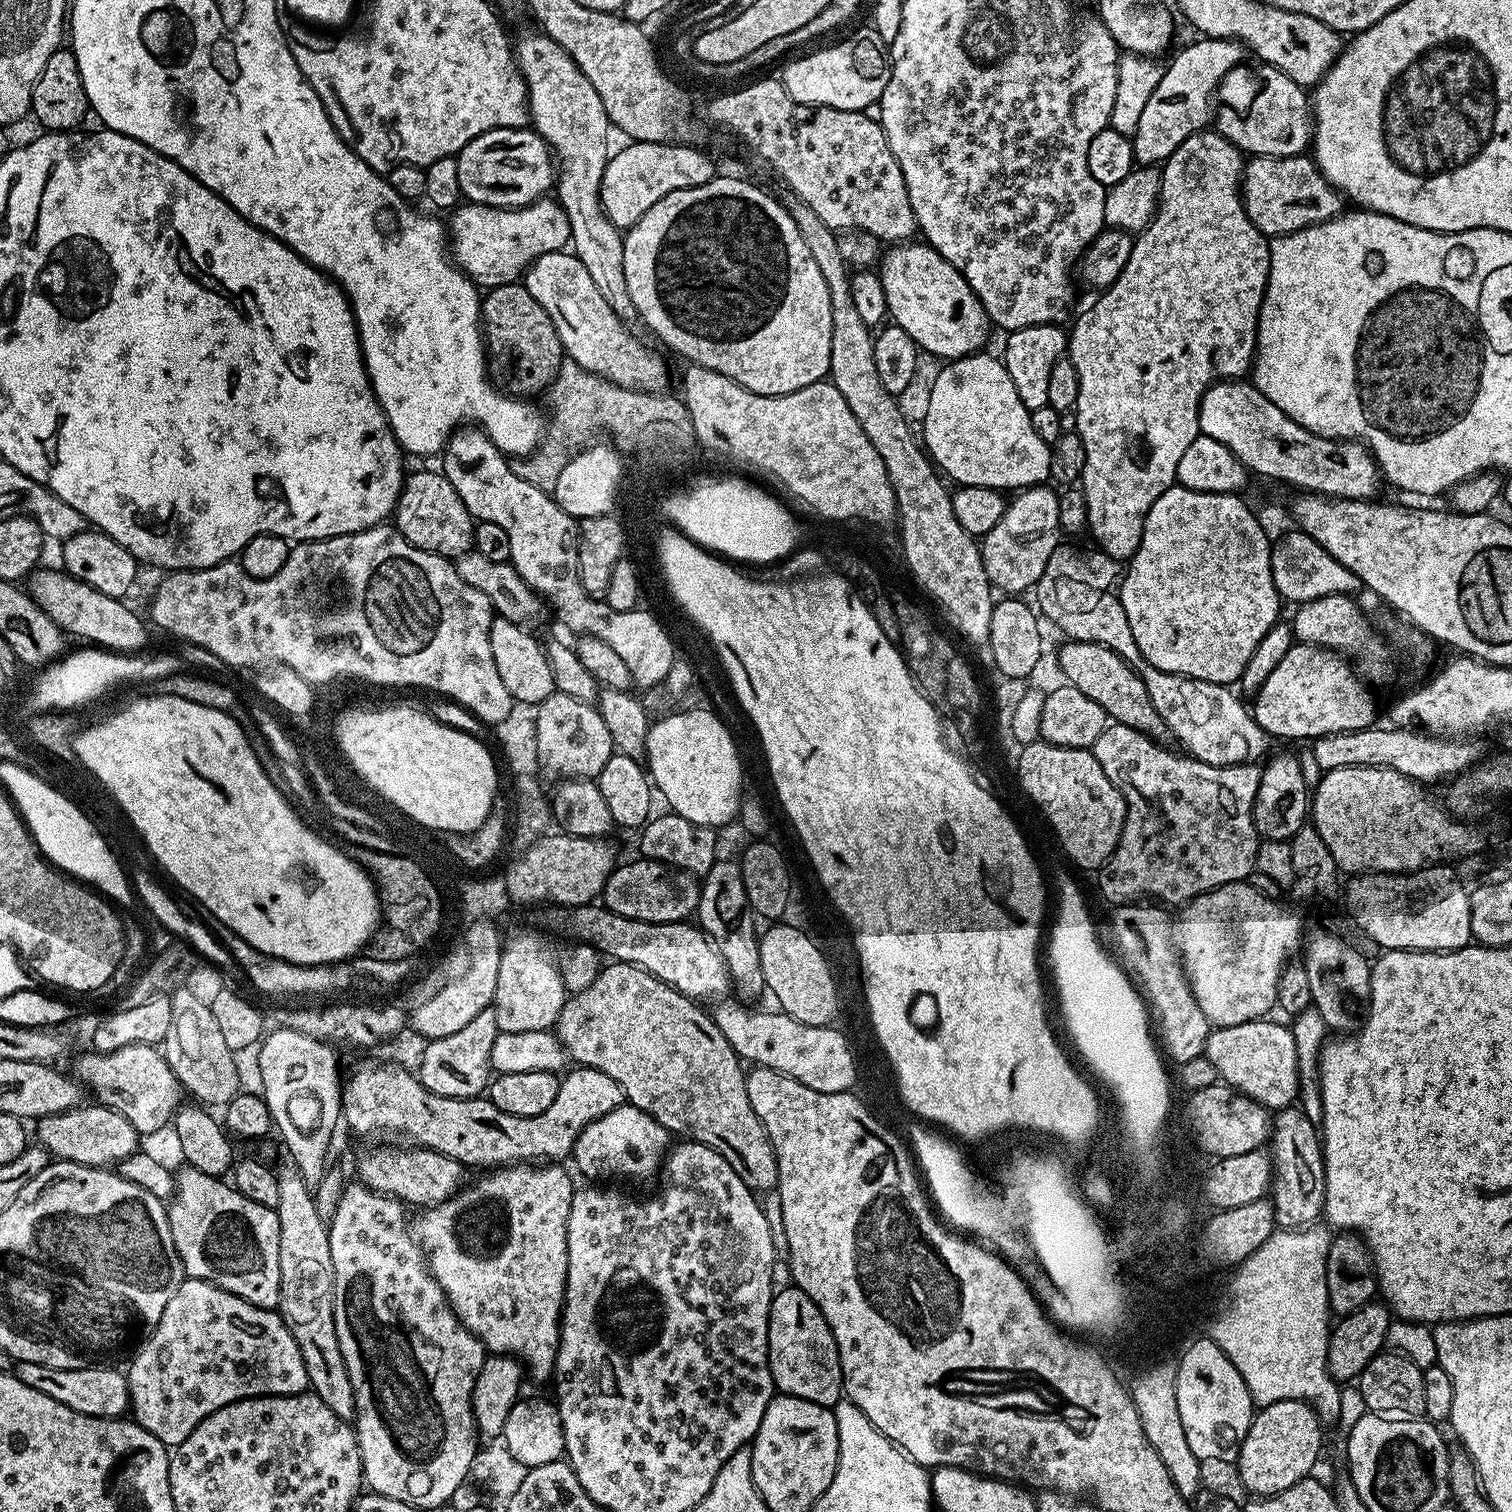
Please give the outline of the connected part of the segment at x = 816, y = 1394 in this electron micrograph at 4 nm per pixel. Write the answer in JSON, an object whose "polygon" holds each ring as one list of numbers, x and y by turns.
{"polygon":[[791,1286,772,1297,768,1319,768,1365,777,1393,806,1398,806,1402,814,1402,824,1408,832,1408,842,1399,844,1375,840,1369,840,1355,834,1342,834,1334,826,1318,822,1318,822,1310,814,1306,812,1299,801,1288]]}

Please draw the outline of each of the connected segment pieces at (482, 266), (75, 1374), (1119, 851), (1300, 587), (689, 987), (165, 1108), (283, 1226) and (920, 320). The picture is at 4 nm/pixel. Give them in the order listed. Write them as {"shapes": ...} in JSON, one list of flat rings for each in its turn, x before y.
{"shapes":[[[541,198,521,208,491,208,468,202,451,216,451,259,473,284,484,290,517,283,539,256,567,249,572,239,570,222,552,198]],[[19,1362,15,1365,14,1374,22,1382,26,1382,26,1386,46,1394,46,1398,54,1398,54,1402,62,1402,62,1406,87,1416,120,1418,130,1408,128,1377,116,1366,54,1370,50,1366,38,1366,38,1362]],[[1115,722,1109,723,1108,727,1098,734,1098,738,1092,743,1091,751,1094,758,1098,758,1098,766,1102,766,1102,771,1106,773,1106,778,1114,782,1116,789,1122,794,1126,802,1126,818,1124,819,1124,829,1120,835,1118,846,1112,852,1104,867,1099,869,1100,892,1106,899,1112,903,1112,906,1119,906,1125,902,1136,902,1141,898,1139,896,1153,896,1156,900,1165,900,1168,904,1183,906,1189,900,1200,896,1204,892,1209,892,1215,888,1221,888,1223,884,1238,884,1249,879,1248,875,1254,872,1256,867,1256,852,1259,850,1261,837,1258,835,1255,824,1252,823,1252,807,1258,794,1258,782,1260,781,1259,763,1241,763,1228,765,1225,768,1207,765,1206,762,1198,761,1188,754,1179,756,1176,752,1164,748,1163,743,1152,740,1144,733,1131,729,1130,726,1124,726]],[[1299,530,1286,533,1280,541,1272,544,1270,570,1281,601,1293,600,1296,606,1314,598,1326,598,1330,594,1356,594,1362,588,1360,580,1353,572,1346,570,1338,558,1331,556,1318,542,1314,542,1314,538]],[[593,902,573,907,564,917,560,924,568,932,573,932,573,937,578,938,579,943,588,944,597,952,613,961,621,964,633,964,666,982,672,988,677,988,683,996,687,996,697,1002,704,1000,715,1001,717,998,724,998,729,995,730,981,724,960,718,954,716,945,700,931,699,927,692,922,681,922,679,924,655,924,645,920,626,918,622,914,612,912,605,908,603,903]],[[135,1044,113,1052,87,1051,77,1058,74,1076,85,1089,92,1088,96,1095,93,1097,99,1103,118,1110,118,1114,122,1114,126,1122,141,1134,156,1131,173,1119,182,1102,182,1089,159,1047]],[[299,1171,280,1172,278,1180,278,1204,276,1213,280,1223,278,1238,278,1270,280,1271,280,1317,286,1322,290,1334,294,1334,294,1342,298,1342,298,1350,302,1350,302,1362,306,1362,306,1374,311,1391,315,1392,338,1418,352,1422,356,1419,356,1403,354,1390,350,1386,350,1374,346,1370,346,1362,342,1358,342,1350,338,1346,338,1334,334,1322,334,1262,330,1259,330,1240,325,1217,320,1217,320,1208,312,1197,313,1189,305,1184]],[[908,242,903,246,892,246,892,248,883,253,882,263,878,268,878,275,882,286,886,290,886,306,888,307,888,316,910,338,914,338,916,347,929,351,930,354,940,356,945,362,957,360,960,357,970,356,972,353,979,353,984,343,988,340,988,328,990,321,982,302,970,290,966,278,942,254,938,254,926,242]]]}

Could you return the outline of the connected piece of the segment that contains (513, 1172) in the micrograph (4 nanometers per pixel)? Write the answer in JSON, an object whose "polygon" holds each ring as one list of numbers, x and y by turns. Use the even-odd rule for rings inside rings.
{"polygon":[[548,1162,543,1166,533,1166,531,1163,497,1166,487,1174,480,1174,476,1181,465,1183,464,1187,450,1197,446,1202,436,1204,432,1208,423,1209,419,1213,420,1221,415,1221,414,1235,420,1242,424,1258,433,1278,442,1286,450,1306,455,1310,459,1320,484,1343,489,1353,510,1356,522,1362,523,1367,536,1380,544,1380,553,1375,556,1367,556,1351,560,1345,560,1318,564,1310,564,1287,568,1277,568,1247,566,1246,566,1230,570,1218,570,1202,574,1191,574,1183,568,1177,564,1166]]}

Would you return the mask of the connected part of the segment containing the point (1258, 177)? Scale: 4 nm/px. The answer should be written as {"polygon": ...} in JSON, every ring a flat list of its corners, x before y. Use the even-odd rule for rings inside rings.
{"polygon":[[1311,155,1299,156,1253,156,1244,165,1242,177,1242,199,1246,214,1254,222,1259,232,1271,238,1284,236,1287,232,1297,232,1303,228,1309,228,1315,224,1321,224,1327,220,1341,215,1342,197,1334,185,1320,172,1315,159]]}

